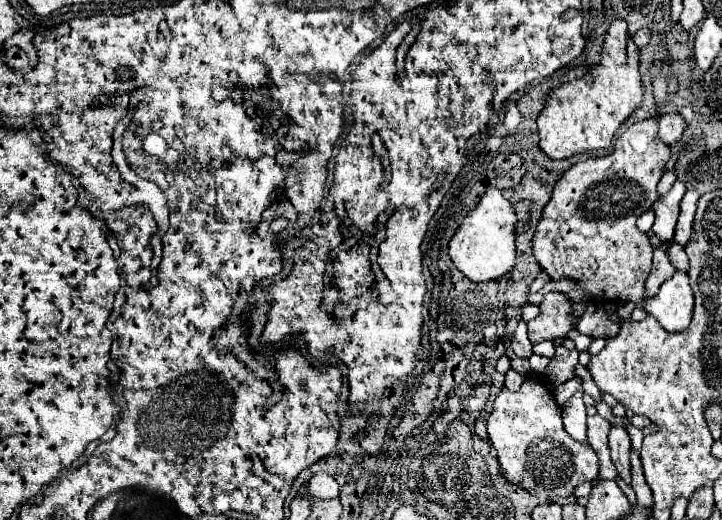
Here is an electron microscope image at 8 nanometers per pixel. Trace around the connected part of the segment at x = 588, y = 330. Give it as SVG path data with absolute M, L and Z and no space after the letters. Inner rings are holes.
M590 305L588 311L582 315L582 319L578 321L576 329L584 335L590 335L590 337L602 337L602 339L612 339L620 325L612 323L604 311L604 307L594 307Z

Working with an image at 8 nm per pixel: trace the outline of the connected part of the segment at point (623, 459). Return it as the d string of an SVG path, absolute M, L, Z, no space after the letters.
M612 425L610 429L610 437L608 437L608 443L610 443L610 451L612 451L612 461L618 469L618 475L630 483L630 437L626 433L626 429L622 425Z

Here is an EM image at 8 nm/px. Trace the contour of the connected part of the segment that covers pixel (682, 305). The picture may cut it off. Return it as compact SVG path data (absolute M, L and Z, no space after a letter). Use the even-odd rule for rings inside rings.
M676 271L674 277L660 287L658 295L644 305L644 311L654 315L666 331L680 333L690 325L692 307L694 295L690 289L688 275Z

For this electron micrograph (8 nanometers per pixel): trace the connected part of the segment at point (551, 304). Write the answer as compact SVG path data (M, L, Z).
M548 293L540 305L540 315L528 321L528 339L532 343L552 341L556 337L566 337L574 329L574 319L570 317L570 301L564 293Z

